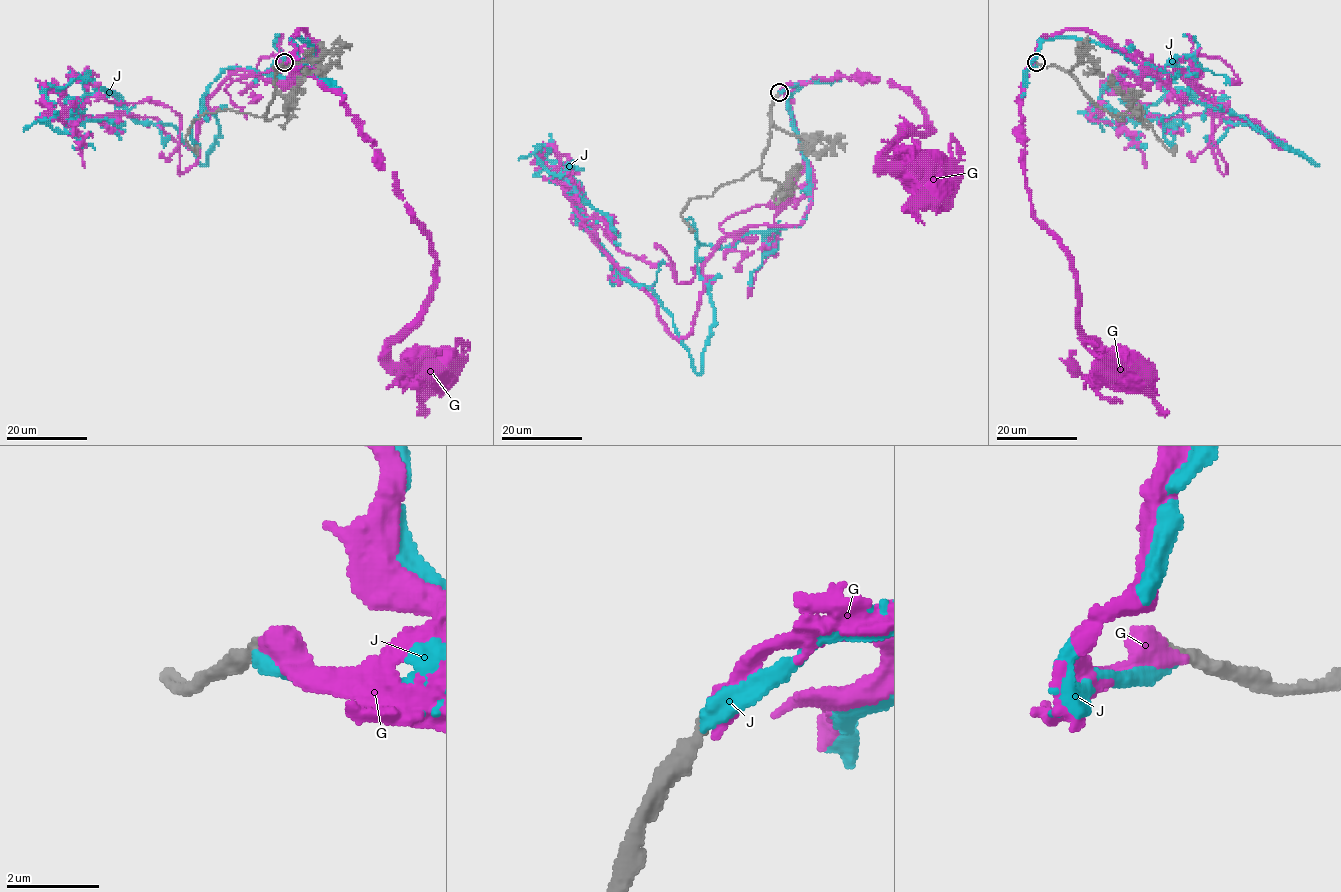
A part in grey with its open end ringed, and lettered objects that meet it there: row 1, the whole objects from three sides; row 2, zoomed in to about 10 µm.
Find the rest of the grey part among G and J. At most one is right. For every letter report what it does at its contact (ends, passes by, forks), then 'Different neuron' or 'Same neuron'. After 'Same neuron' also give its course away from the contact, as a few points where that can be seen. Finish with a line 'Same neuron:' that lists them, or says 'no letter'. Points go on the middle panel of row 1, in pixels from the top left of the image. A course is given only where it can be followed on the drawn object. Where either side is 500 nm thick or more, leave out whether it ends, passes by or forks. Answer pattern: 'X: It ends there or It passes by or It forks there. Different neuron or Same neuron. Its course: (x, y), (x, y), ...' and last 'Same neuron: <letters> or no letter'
G: Same neuron. Its course: (778, 92), (837, 75), (905, 87), (930, 126), (927, 133), (902, 137), (883, 165), (899, 174), (908, 165)
J: It ends there. Different neuron
Same neuron: G

